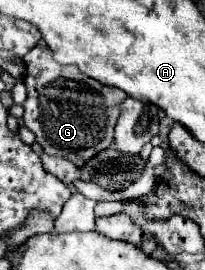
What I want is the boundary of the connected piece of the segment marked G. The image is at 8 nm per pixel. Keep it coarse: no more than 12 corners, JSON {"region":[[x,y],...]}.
{"region":[[36,45],[24,125],[84,167],[108,149],[126,93]]}

